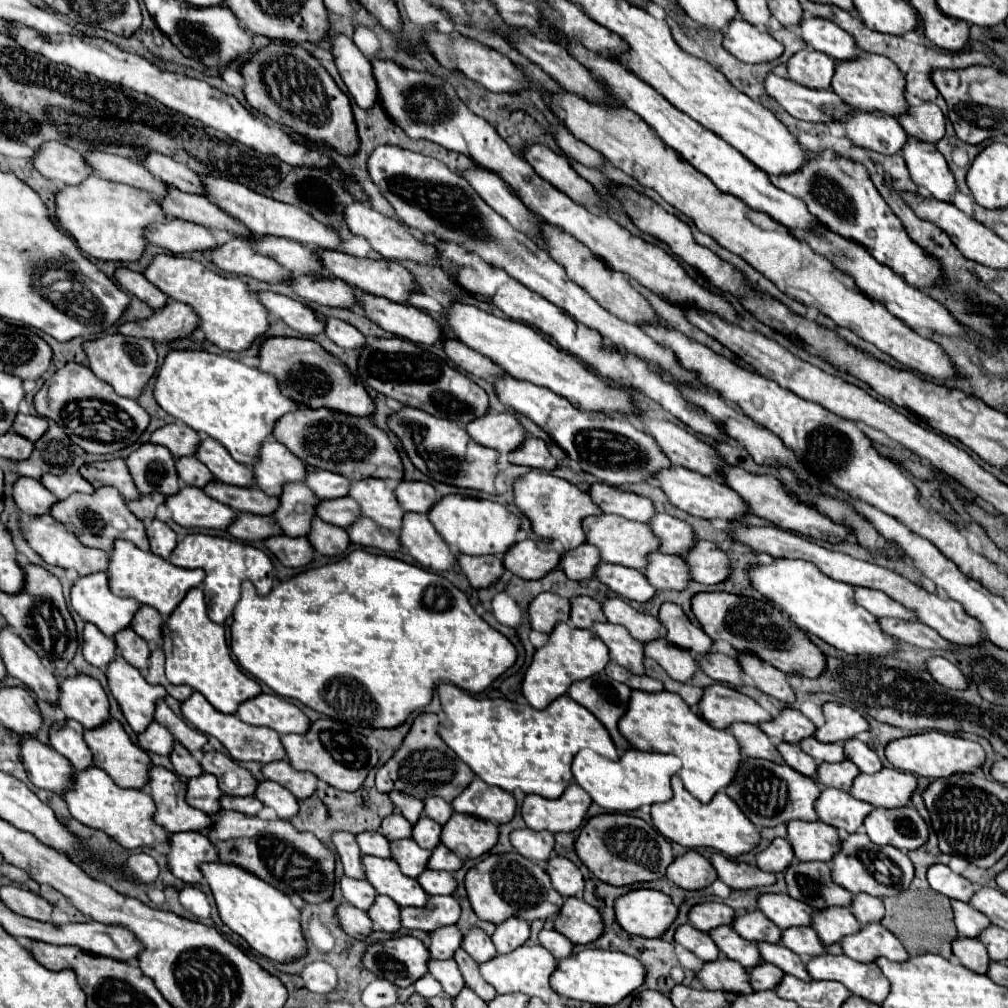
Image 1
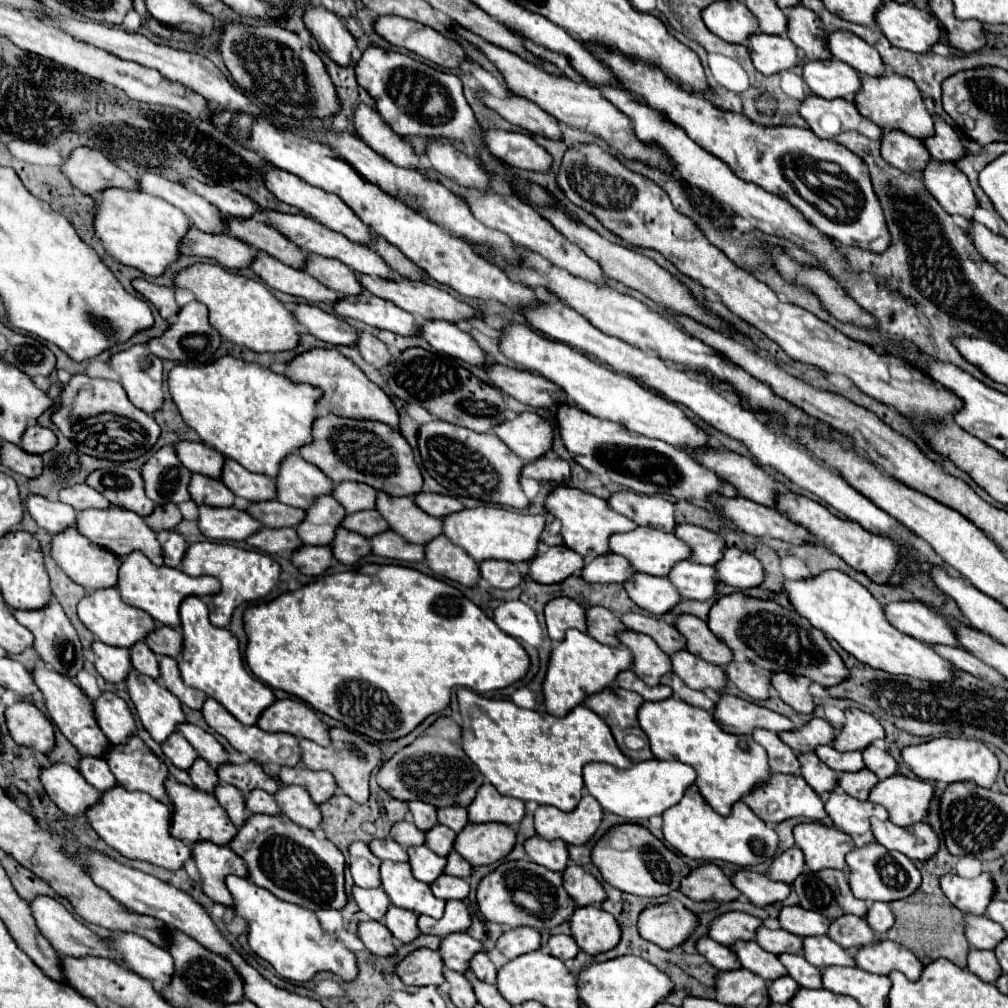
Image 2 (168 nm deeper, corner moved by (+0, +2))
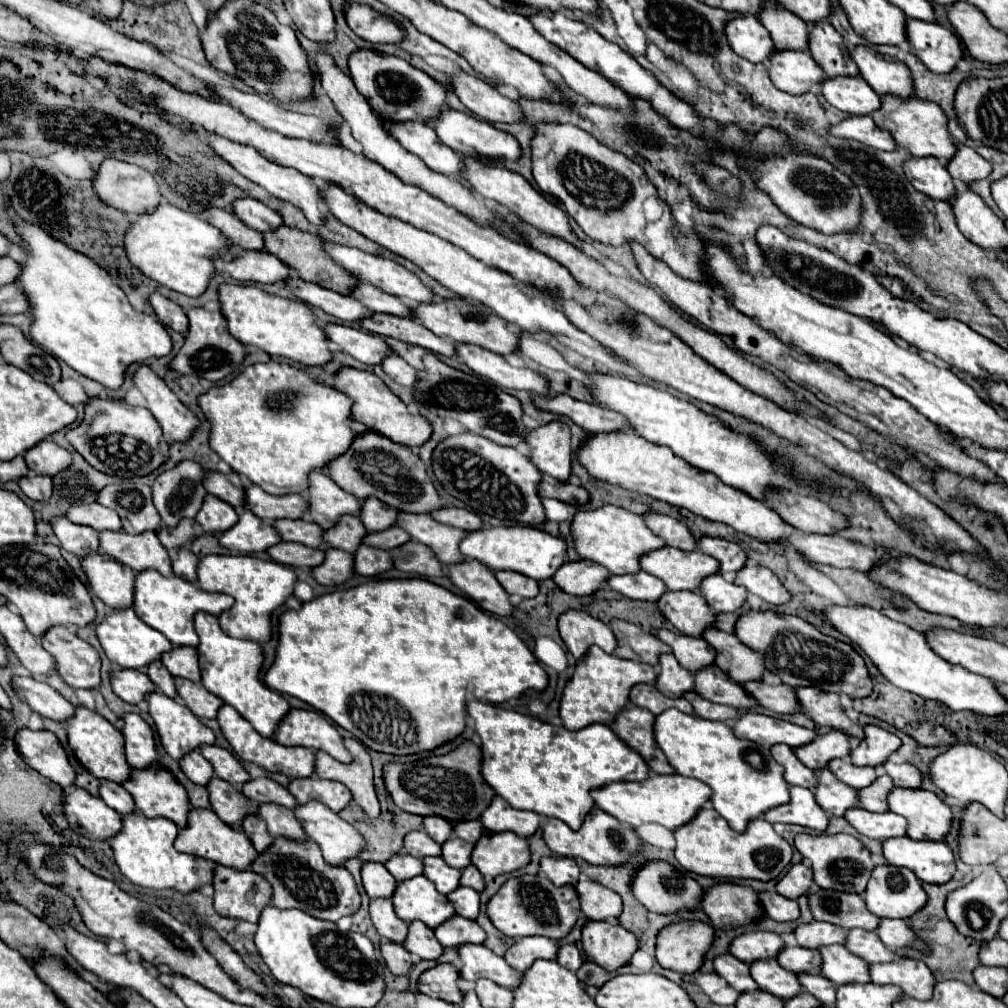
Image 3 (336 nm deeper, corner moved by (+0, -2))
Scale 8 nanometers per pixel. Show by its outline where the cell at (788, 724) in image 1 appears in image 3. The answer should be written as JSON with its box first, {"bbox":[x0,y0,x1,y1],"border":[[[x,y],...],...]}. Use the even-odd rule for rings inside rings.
{"bbox":[795,731,851,771],"border":[[[829,731],[827,735],[819,735],[813,745],[805,745],[805,749],[795,749],[801,763],[809,769],[819,771],[829,765],[829,761],[837,757],[847,757],[851,753],[849,737],[843,731]]]}

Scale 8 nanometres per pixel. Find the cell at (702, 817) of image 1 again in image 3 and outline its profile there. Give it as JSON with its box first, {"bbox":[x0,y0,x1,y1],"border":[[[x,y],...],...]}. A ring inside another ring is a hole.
{"bbox":[675,807,793,881],"border":[[[713,807],[701,809],[701,813],[697,813],[697,821],[691,821],[689,825],[683,825],[679,831],[675,831],[675,839],[675,857],[685,871],[723,881],[771,881],[783,873],[783,869],[791,863],[793,857],[791,845],[773,831],[771,823],[757,819],[749,823],[749,829],[745,833],[737,833],[727,825],[727,821],[721,815],[715,813]]]}

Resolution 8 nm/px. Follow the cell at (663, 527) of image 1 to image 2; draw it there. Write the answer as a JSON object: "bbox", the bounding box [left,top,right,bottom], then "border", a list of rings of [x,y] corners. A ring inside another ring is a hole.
{"bbox":[673,523,725,565],"border":[[[689,523],[675,525],[673,535],[689,547],[691,559],[695,563],[715,565],[717,559],[721,559],[721,549],[725,547],[725,541],[721,535],[697,525],[689,525]]]}

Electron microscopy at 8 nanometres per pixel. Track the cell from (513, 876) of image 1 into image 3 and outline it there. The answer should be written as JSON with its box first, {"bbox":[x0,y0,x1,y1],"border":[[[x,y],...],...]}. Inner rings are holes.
{"bbox":[487,875,579,939],"border":[[[521,875],[509,879],[487,903],[491,923],[507,937],[543,935],[549,939],[563,939],[571,933],[579,919],[579,899],[571,885],[557,887],[539,875]]]}

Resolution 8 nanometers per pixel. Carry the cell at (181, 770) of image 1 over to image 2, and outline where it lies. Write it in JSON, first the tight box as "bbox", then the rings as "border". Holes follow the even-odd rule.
{"bbox":[189,757,219,793],"border":[[[197,757],[197,761],[189,767],[189,777],[195,783],[195,787],[209,791],[209,793],[213,793],[213,785],[219,783],[215,769],[207,761],[203,761],[201,757]]]}

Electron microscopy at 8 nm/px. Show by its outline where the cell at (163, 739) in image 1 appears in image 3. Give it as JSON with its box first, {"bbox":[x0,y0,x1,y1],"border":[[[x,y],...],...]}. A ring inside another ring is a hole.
{"bbox":[181,749,215,785],"border":[[[195,749],[195,753],[189,753],[189,757],[181,759],[181,769],[185,769],[185,773],[189,773],[189,779],[197,785],[209,785],[209,781],[215,777],[213,765],[201,755],[199,749]]]}

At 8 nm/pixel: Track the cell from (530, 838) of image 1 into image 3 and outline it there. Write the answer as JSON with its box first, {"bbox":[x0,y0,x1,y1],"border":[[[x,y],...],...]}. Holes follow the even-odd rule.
{"bbox":[541,857,581,887],"border":[[[545,857],[541,859],[541,871],[559,887],[577,885],[581,873],[577,861],[569,857]]]}

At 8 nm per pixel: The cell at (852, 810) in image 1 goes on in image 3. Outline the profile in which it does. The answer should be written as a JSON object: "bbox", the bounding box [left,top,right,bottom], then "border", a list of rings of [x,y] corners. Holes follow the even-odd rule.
{"bbox":[845,809,907,839],"border":[[[849,809],[845,819],[869,839],[887,839],[907,835],[907,819],[895,813],[871,813],[865,809]]]}

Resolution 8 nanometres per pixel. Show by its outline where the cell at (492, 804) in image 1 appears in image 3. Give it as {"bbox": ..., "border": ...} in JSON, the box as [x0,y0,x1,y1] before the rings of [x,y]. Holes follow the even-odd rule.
{"bbox":[481,795,541,839],"border":[[[499,795],[491,801],[491,805],[481,815],[481,823],[489,833],[513,831],[519,837],[527,839],[541,827],[541,815],[533,811],[519,811],[507,805]]]}

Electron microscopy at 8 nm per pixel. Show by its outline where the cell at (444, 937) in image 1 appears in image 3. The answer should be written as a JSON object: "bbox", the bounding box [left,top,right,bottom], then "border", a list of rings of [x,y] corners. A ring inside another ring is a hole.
{"bbox":[457,945,523,991],"border":[[[463,945],[457,951],[461,957],[461,977],[463,979],[477,981],[485,977],[511,991],[521,985],[523,973],[513,971],[503,957],[495,955],[485,945]]]}

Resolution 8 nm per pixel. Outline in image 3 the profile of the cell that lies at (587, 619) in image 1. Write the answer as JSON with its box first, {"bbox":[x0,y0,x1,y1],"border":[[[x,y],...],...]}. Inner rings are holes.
{"bbox":[611,621,671,665],"border":[[[613,621],[611,629],[617,637],[617,651],[615,655],[621,659],[631,659],[647,665],[657,665],[659,655],[671,653],[663,641],[659,641],[655,635],[643,631],[641,627],[627,623],[627,621]]]}

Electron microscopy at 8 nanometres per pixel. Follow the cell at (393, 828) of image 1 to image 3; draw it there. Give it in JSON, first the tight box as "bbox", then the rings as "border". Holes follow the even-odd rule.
{"bbox":[405,829,441,857],"border":[[[423,829],[419,831],[413,831],[405,837],[405,851],[413,857],[429,857],[429,855],[435,855],[439,857],[441,855],[441,845],[437,845],[433,839],[427,837],[427,833]]]}

